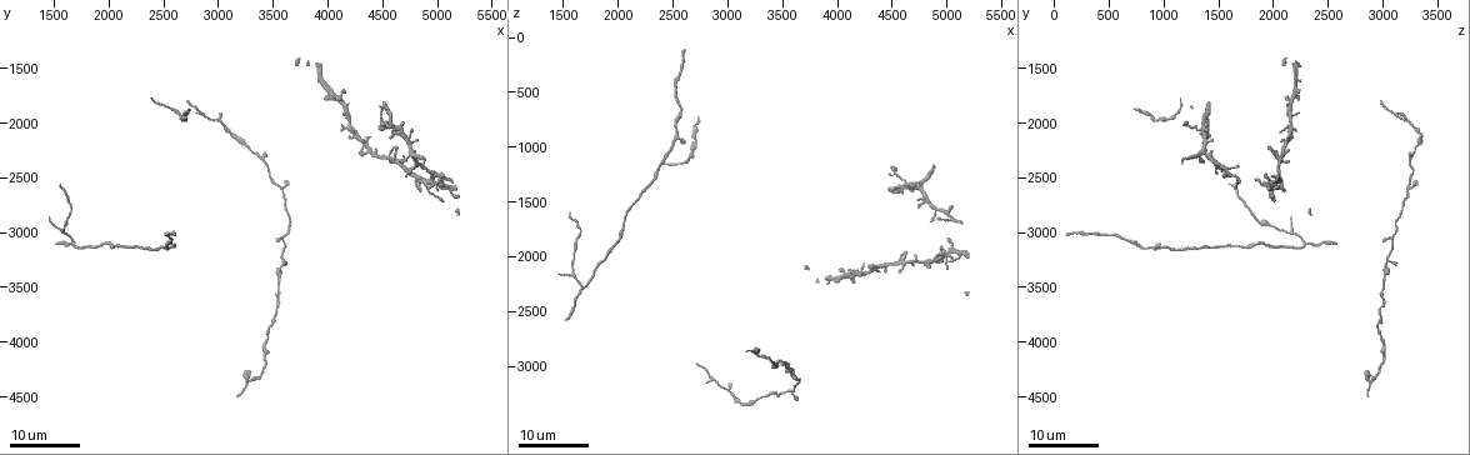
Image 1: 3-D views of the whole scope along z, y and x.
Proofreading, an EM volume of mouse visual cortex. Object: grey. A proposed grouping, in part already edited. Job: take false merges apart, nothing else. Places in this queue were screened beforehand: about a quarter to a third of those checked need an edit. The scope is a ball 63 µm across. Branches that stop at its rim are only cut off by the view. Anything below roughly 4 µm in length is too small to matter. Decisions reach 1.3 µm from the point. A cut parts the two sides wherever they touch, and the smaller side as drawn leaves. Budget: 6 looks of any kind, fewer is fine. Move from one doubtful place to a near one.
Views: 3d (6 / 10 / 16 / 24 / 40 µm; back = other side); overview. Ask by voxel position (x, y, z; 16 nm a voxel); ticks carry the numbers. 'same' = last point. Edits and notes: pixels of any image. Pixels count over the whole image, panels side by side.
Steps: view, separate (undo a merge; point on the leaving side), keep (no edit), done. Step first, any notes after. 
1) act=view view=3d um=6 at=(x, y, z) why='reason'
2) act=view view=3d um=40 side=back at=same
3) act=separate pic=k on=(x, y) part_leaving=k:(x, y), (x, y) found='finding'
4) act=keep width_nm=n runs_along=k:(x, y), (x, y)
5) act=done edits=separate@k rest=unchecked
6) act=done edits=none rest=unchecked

act=view view=3d um=24 at=(3540, 2600, 3240) why='thin neck'

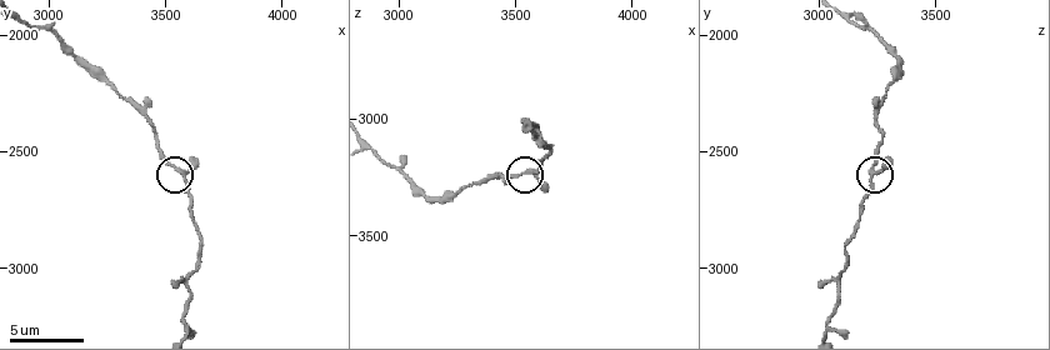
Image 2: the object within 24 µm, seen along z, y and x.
act=view view=3d um=6 at=(3540, 2580, 3230)

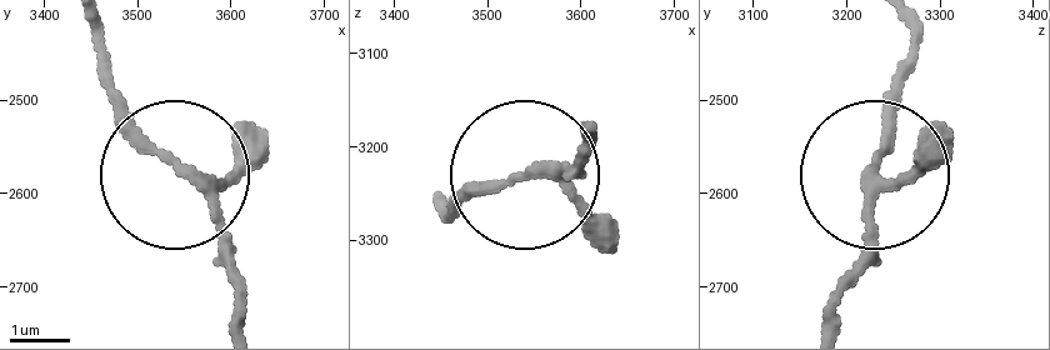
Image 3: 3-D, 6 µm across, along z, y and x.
act=keep arms=3 found='all the same neuron'

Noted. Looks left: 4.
act=view view=3d um=10 at=(3410, 2330, 3240) why='a fork'

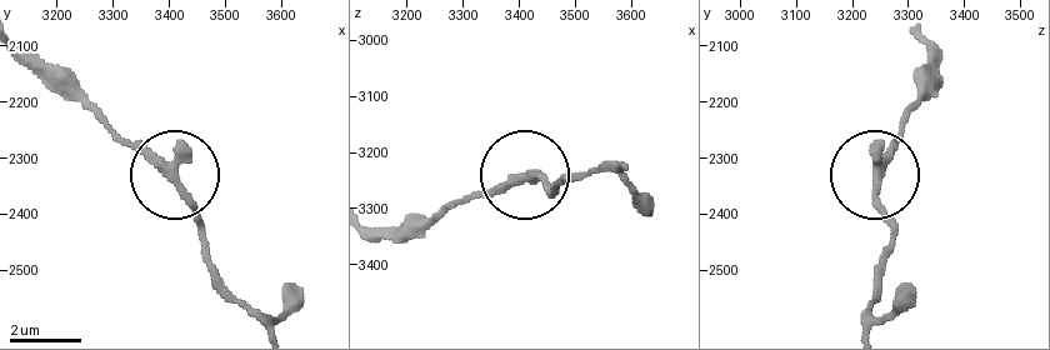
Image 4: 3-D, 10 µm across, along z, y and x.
act=keep arms=3 found='one neuron here'

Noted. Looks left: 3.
act=view view=3d um=16 at=(3480, 3860, 2960) why='arms run side by side'

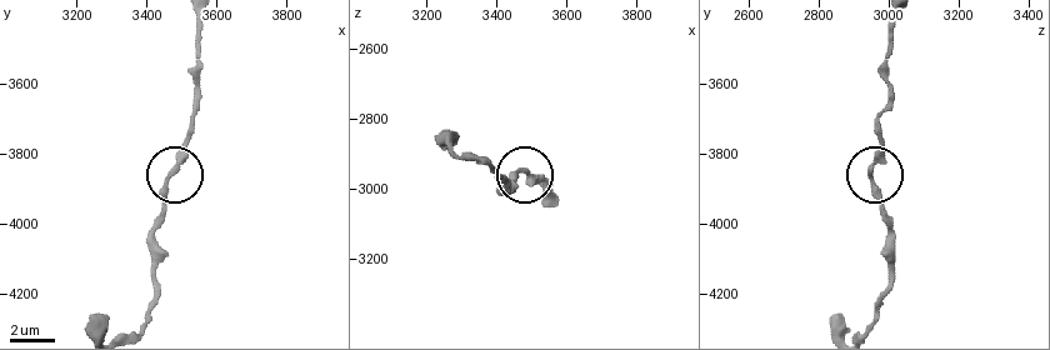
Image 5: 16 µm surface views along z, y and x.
act=view view=3d um=10 at=(3470, 3850, 2950)

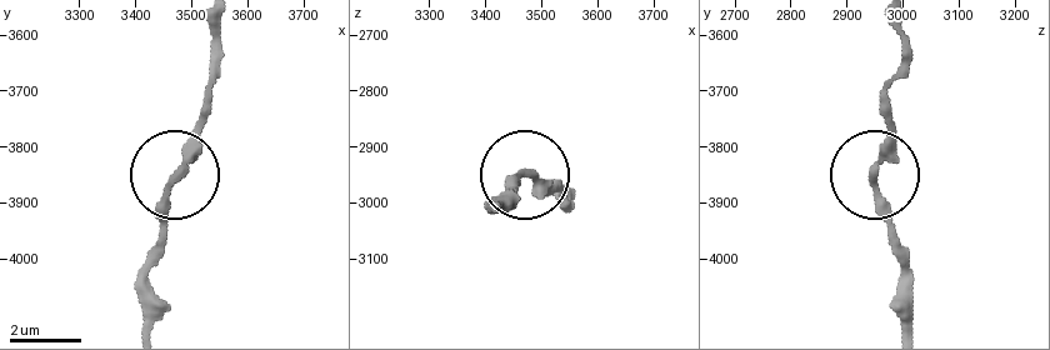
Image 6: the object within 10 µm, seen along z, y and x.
act=view view=3d um=6 at=(3470, 3855, 2950)

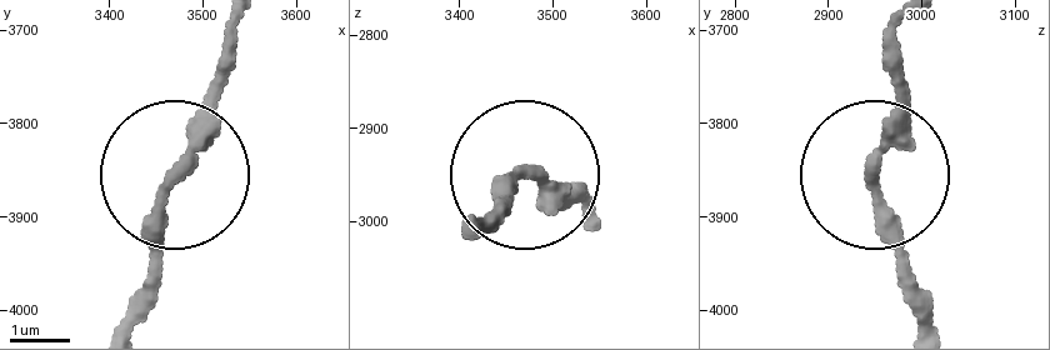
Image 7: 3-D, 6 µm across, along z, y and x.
act=keep width_nm=180 runs_along=7:(593, 208), (514, 173), (484, 218) found='continuous, no second neuron'

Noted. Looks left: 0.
act=done edits=none rest=unchecked

